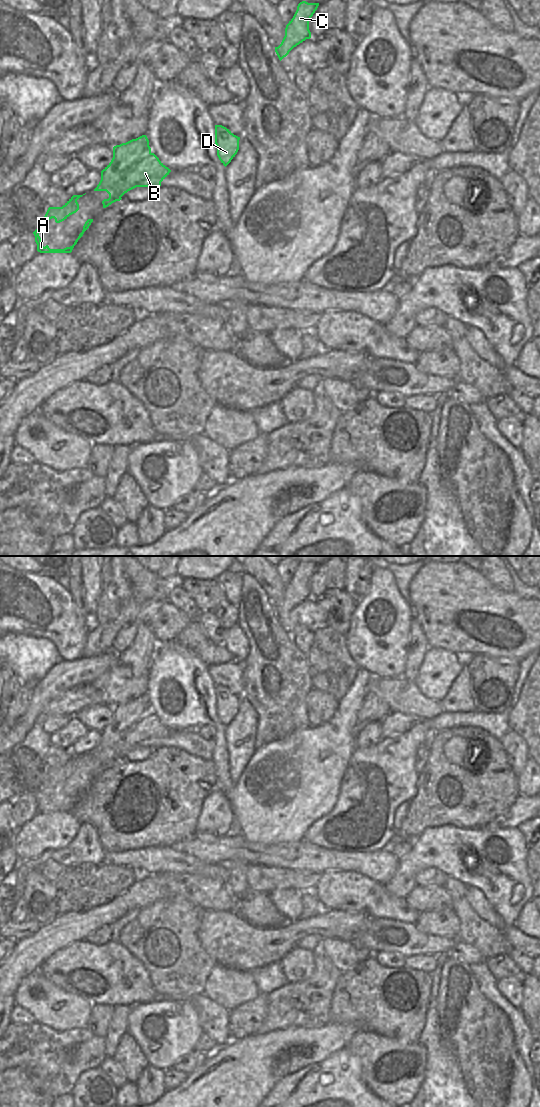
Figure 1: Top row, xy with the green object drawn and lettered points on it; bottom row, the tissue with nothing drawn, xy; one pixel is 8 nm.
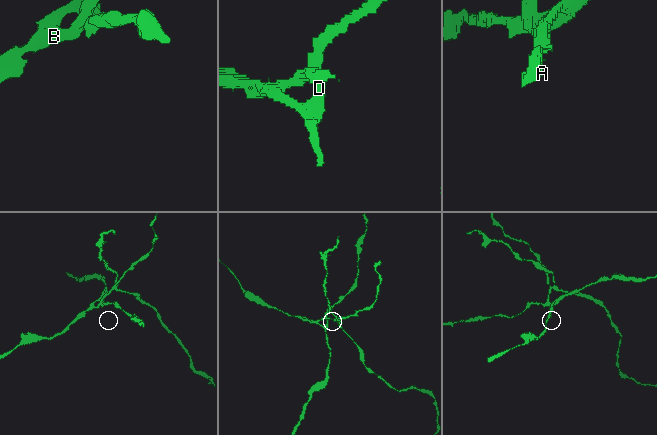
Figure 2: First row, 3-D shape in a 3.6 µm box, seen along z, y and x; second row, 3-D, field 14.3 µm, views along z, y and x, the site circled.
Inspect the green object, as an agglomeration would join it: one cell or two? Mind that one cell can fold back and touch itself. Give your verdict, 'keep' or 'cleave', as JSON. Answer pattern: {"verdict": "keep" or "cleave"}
{"verdict": "cleave"}

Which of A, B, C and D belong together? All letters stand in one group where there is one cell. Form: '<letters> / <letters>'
A D / B C

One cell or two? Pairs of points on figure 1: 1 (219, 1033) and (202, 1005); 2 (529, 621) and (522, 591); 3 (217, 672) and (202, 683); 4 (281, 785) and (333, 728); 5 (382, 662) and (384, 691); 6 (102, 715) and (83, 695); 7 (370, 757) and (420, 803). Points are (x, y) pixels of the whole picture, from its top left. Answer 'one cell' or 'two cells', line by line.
1: one cell
2: two cells
3: two cells
4: one cell
5: two cells
6: two cells
7: two cells

